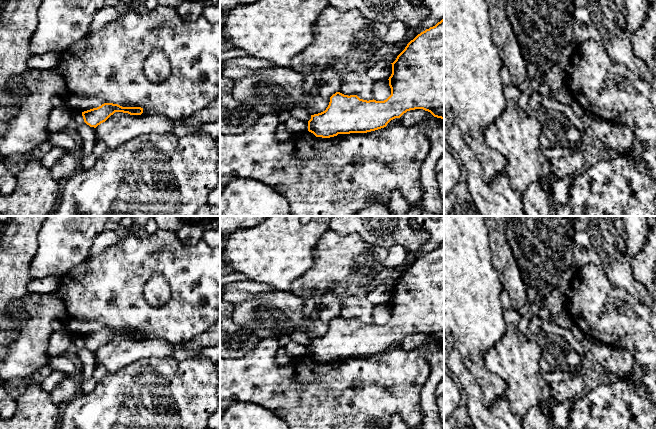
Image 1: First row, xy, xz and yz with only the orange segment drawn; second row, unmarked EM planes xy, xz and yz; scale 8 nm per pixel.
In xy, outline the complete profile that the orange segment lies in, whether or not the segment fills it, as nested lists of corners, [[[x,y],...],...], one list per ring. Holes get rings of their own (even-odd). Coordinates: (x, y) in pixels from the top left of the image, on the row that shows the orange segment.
[[[104,103],[97,108],[93,108],[82,112],[84,122],[90,127],[96,128],[105,122],[115,112],[128,113],[130,115],[141,115],[143,108],[141,107],[122,107],[118,104]]]

